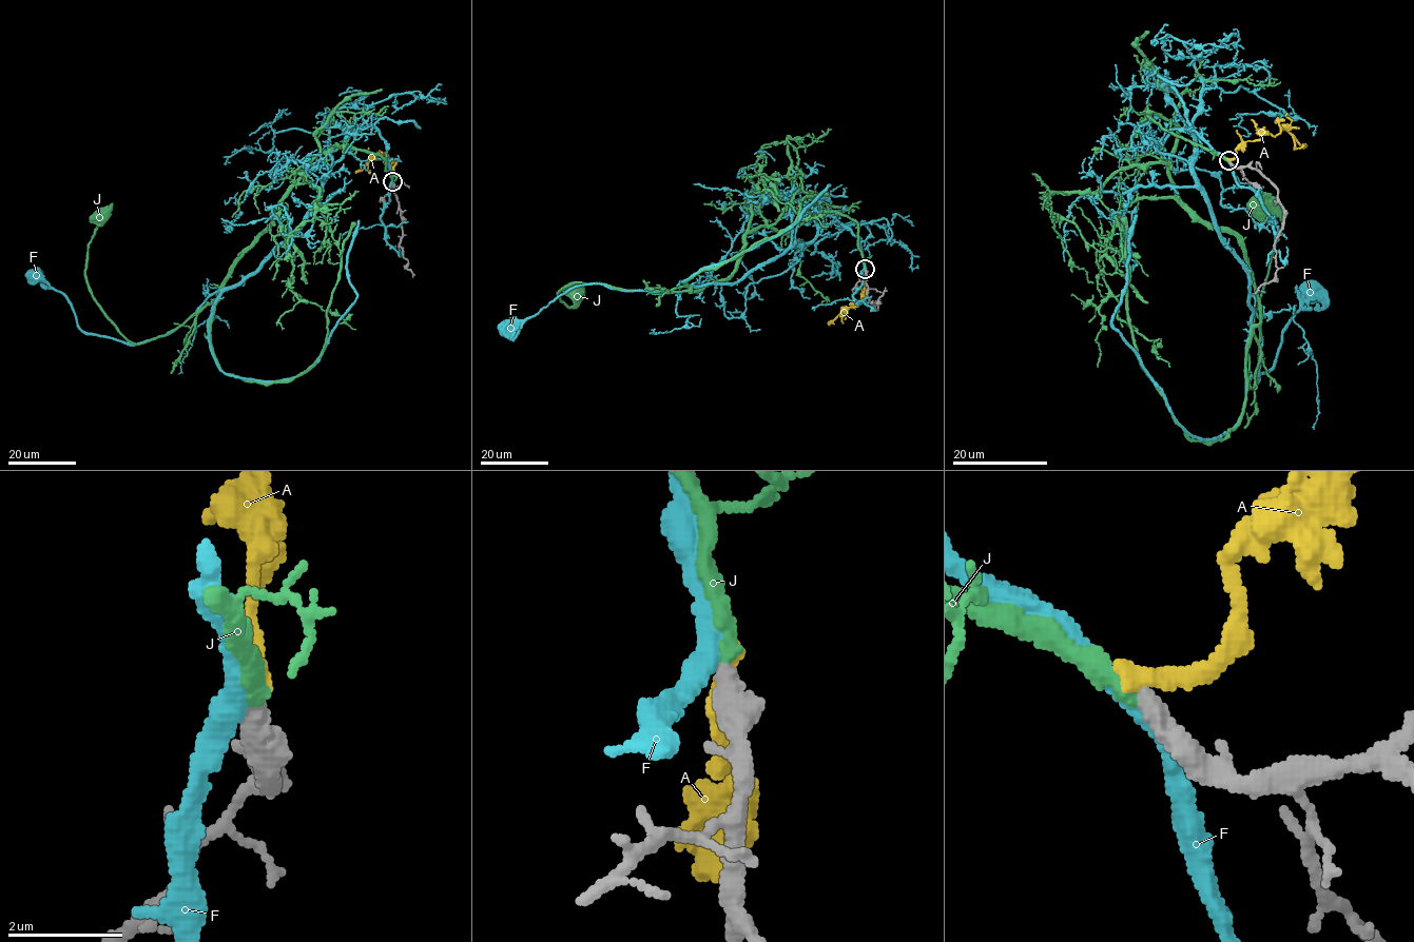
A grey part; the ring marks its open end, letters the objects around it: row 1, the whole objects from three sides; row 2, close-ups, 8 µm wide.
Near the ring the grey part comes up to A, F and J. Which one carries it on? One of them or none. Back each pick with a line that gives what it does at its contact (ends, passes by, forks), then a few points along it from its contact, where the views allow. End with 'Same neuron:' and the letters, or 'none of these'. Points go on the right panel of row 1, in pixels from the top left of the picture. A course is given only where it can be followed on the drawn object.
J: It ends there. Its course: (1227, 161), (1148, 115), (1177, 128), (1178, 197), (1253, 278), (1253, 387), (1281, 226), (1262, 209)
Same neuron: J

